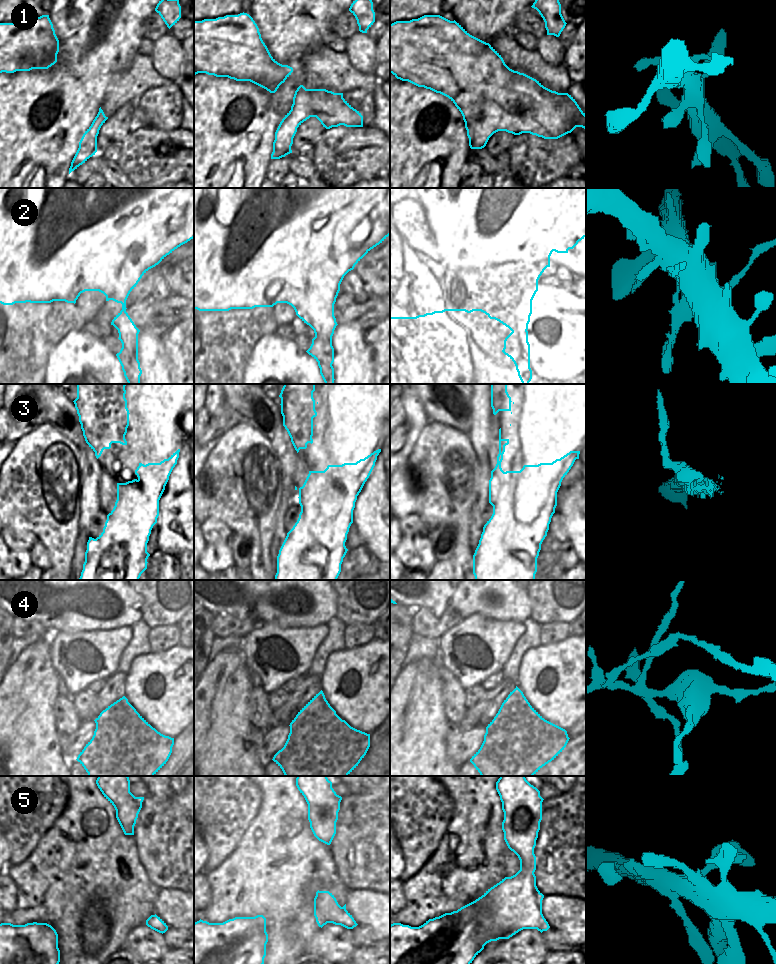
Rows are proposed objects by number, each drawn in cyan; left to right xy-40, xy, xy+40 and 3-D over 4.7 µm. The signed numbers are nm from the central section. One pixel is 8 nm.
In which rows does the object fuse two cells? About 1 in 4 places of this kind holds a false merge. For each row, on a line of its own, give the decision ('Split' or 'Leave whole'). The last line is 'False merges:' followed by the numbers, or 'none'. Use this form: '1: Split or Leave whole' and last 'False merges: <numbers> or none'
1: Leave whole
2: Split
3: Split
4: Split
5: Leave whole
False merges: 2, 3, 4.

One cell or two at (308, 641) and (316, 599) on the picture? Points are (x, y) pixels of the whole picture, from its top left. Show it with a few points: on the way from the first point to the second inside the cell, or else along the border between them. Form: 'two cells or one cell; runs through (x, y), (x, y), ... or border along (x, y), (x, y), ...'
two cells; border along (327, 623), (321, 623), (312, 627), (287, 627)

